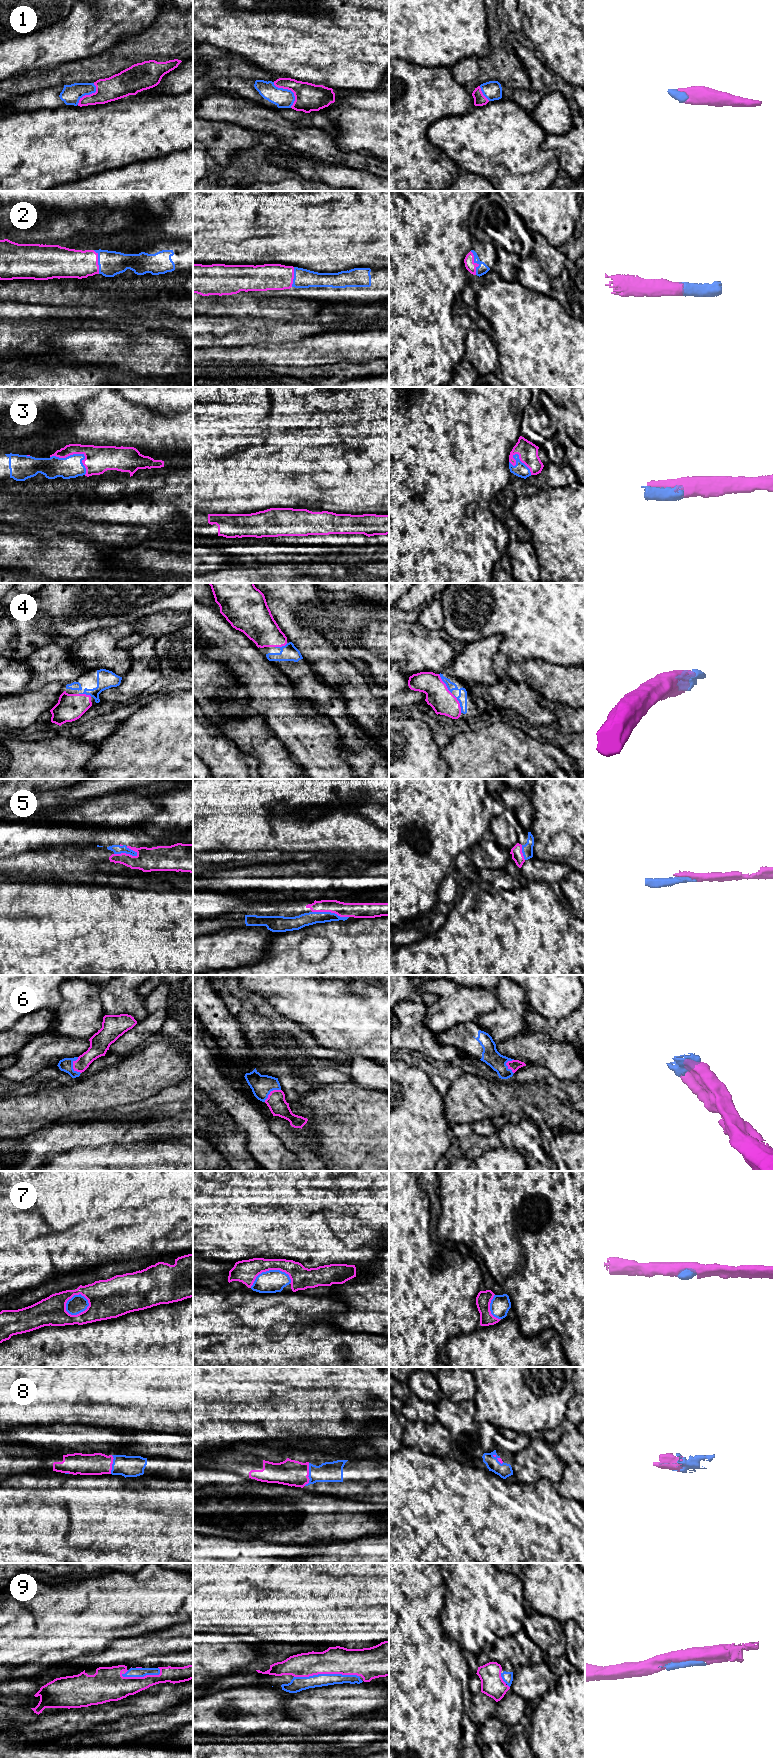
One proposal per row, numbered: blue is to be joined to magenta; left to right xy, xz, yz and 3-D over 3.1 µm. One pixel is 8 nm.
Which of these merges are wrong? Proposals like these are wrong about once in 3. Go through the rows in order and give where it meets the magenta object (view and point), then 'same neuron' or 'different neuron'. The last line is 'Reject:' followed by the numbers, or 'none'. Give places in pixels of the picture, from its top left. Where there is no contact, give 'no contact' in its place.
1: contact xz (290, 89); same neuron
2: contact yz (476, 263); same neuron
3: contact xy (76, 453); same neuron
4: contact yz (445, 684); same neuron
5: contact xy (126, 854); same neuron
6: contact xy (73, 1066); same neuron
7: contact xy (79, 1313); same neuron
8: contact xz (308, 1475); same neuron
9: contact xz (326, 1673); same neuron
Reject: none

